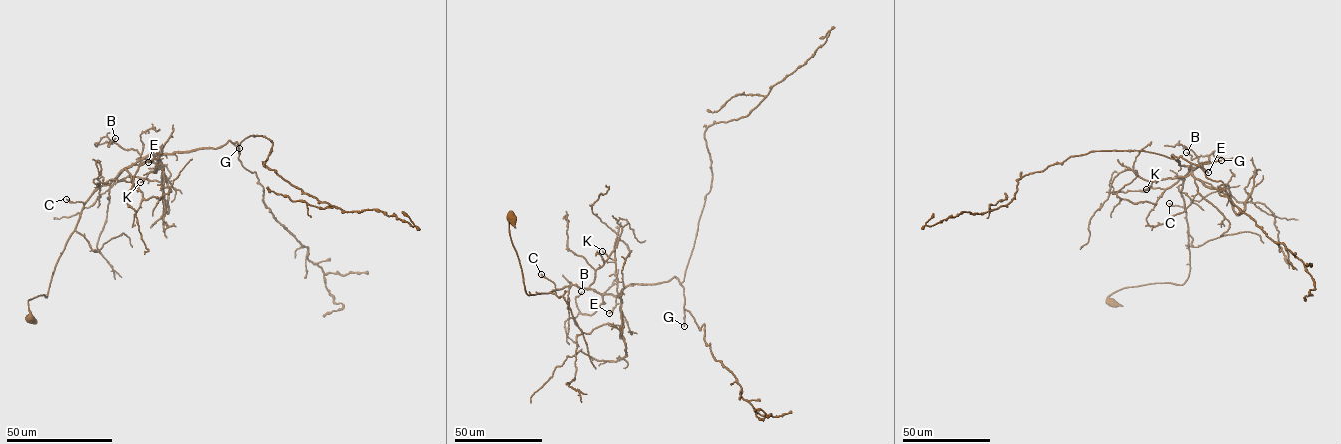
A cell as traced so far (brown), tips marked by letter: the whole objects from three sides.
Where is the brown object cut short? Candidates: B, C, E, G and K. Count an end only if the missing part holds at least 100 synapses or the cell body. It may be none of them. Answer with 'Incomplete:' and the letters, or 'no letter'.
Incomplete: G

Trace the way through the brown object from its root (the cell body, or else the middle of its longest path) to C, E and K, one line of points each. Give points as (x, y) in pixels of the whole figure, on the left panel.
C: (31, 317), (28, 301), (40, 295), (46, 297), (55, 265), (84, 204), (66, 199)
E: (31, 317), (28, 301), (46, 297), (55, 265), (87, 199), (120, 171), (149, 155), (157, 156), (148, 162)
K: (31, 317), (28, 301), (46, 297), (55, 265), (87, 199), (120, 171), (156, 154), (158, 168), (140, 182)

